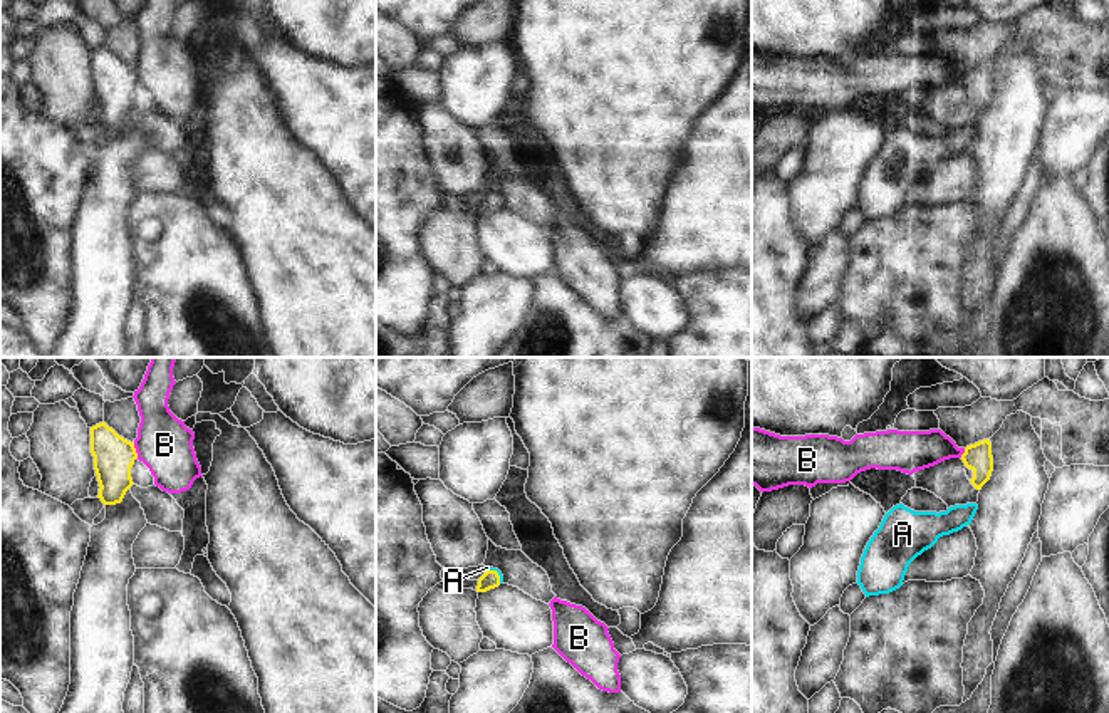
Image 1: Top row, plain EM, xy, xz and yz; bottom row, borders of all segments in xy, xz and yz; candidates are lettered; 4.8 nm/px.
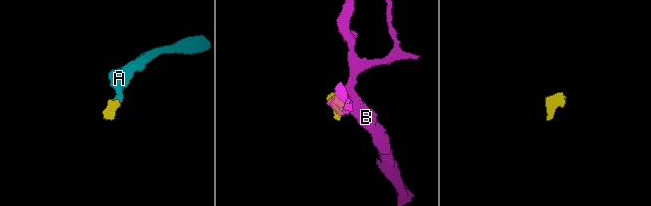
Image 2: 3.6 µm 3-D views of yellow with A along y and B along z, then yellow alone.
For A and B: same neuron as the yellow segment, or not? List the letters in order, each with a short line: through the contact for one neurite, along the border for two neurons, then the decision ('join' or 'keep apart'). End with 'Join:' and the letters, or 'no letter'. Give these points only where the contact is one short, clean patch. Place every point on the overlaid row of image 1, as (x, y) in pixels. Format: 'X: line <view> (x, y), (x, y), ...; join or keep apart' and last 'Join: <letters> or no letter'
A: line xz (490, 579), (497, 572), (487, 567); join
B: line xy (133, 443), (138, 457); keep apart
Join: A

